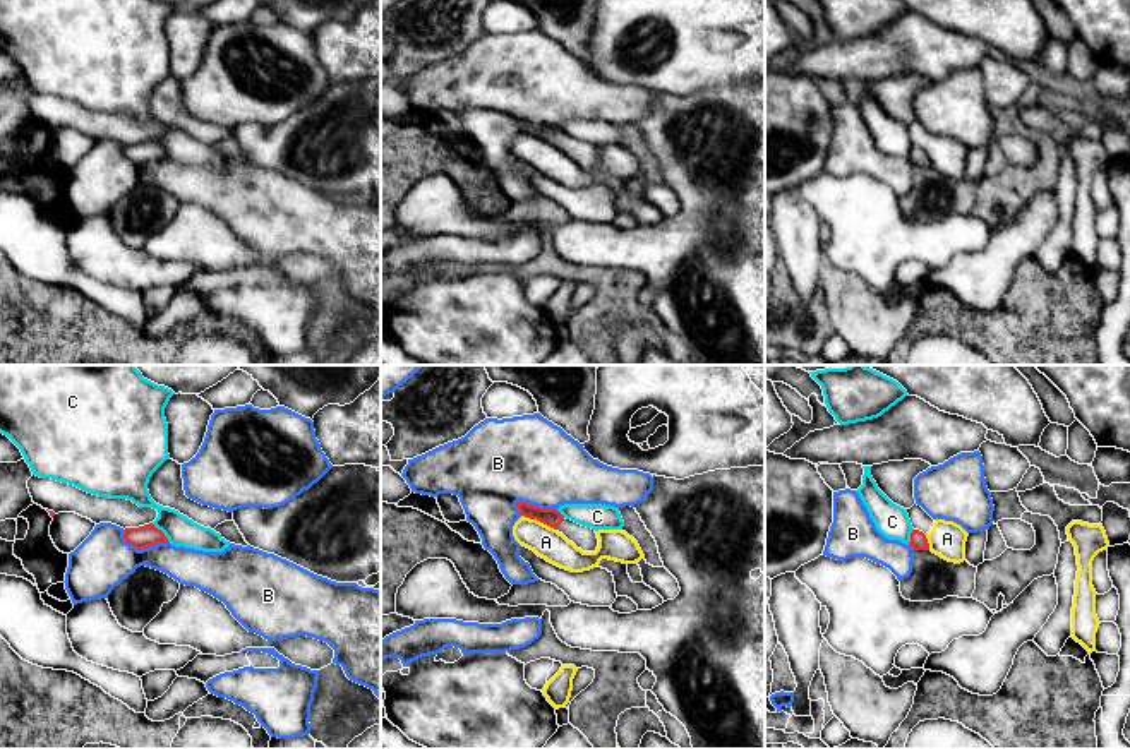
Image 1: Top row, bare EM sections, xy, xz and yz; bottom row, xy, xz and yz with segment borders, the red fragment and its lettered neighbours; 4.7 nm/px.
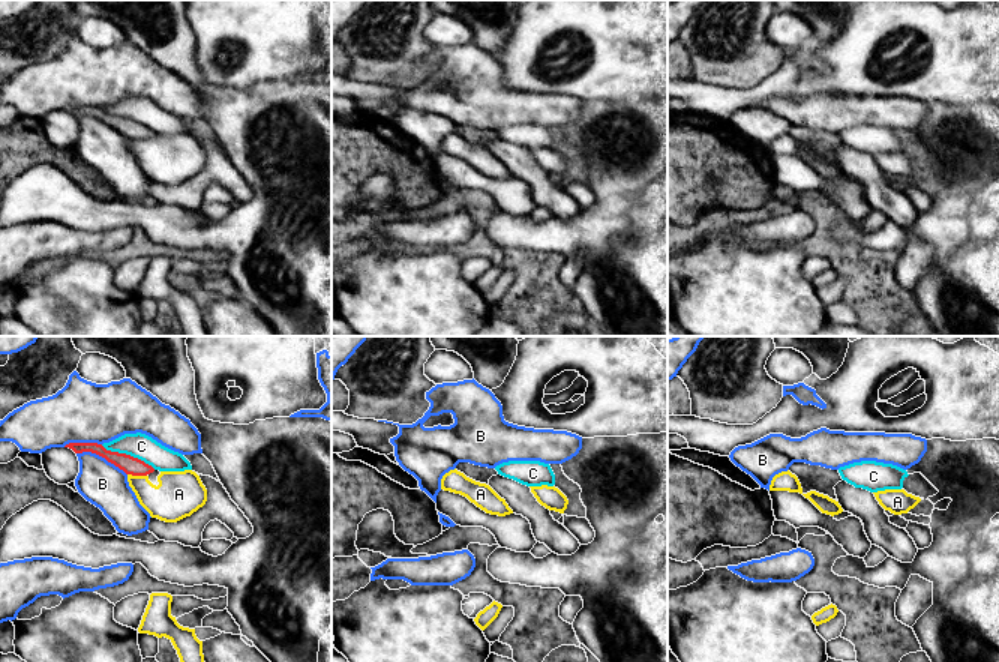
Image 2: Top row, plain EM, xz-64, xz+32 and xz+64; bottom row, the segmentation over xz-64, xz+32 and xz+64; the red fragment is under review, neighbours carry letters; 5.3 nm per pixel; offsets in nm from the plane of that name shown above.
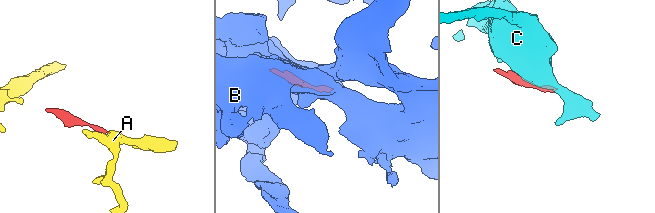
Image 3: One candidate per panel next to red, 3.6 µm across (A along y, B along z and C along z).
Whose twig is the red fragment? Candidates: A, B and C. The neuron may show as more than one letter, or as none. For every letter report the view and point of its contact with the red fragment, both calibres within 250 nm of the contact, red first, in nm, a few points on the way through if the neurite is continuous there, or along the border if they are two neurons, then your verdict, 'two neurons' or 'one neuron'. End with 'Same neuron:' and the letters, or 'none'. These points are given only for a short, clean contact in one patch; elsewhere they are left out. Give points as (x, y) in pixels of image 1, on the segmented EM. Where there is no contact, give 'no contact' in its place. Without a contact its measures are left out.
A: meets red in xz at (539, 520); 90 nm thick on the red side, 150 nm on the other; border along xz (522, 515), (556, 530); two neurons
B: meets red in xy at (143, 547); 110 nm thick on the red side, 260 nm on the other; two neurons
C: meets red in xy at (162, 532); 110 nm thick on the red side, 140 nm on the other; two neurons
Same neuron: none

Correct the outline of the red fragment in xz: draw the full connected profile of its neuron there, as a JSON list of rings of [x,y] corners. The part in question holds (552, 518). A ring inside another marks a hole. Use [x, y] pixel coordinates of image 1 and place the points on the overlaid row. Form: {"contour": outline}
{"contour": [[[516,502],[520,514],[530,519],[537,519],[559,533],[562,533],[569,542],[573,542],[583,552],[595,552],[598,547],[598,538],[595,530],[581,526],[571,519],[566,519],[556,509],[542,509],[530,506],[526,502]]]}

